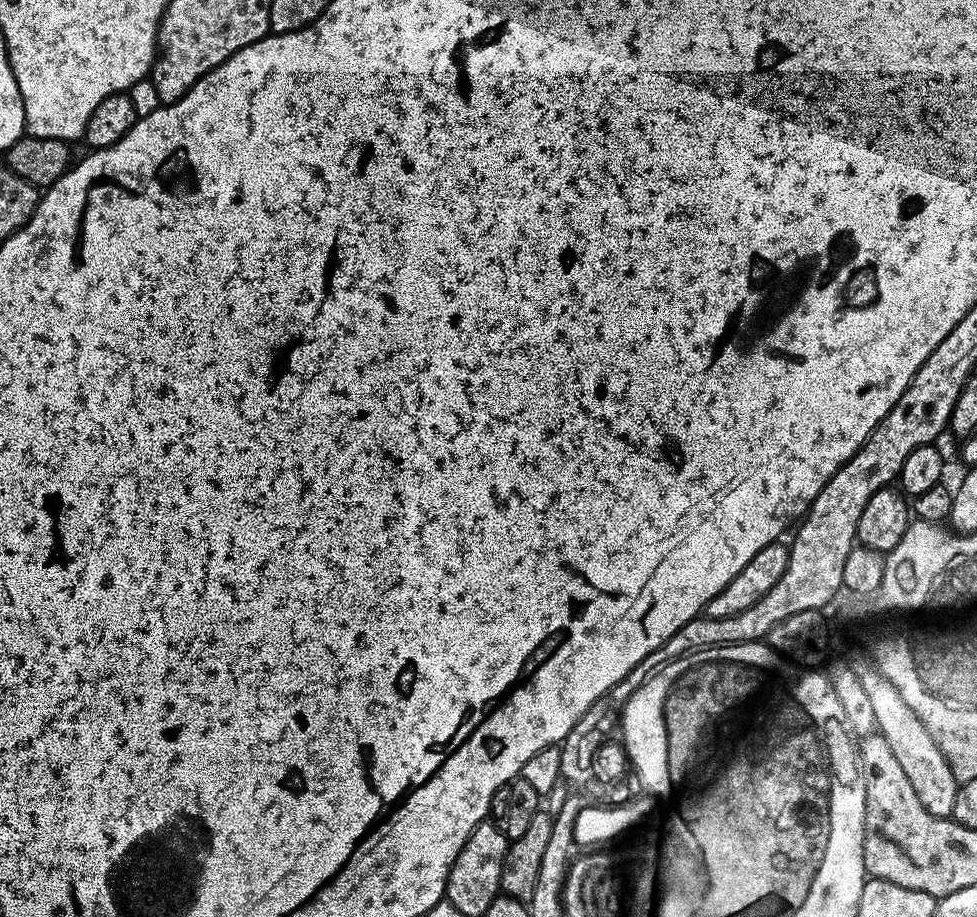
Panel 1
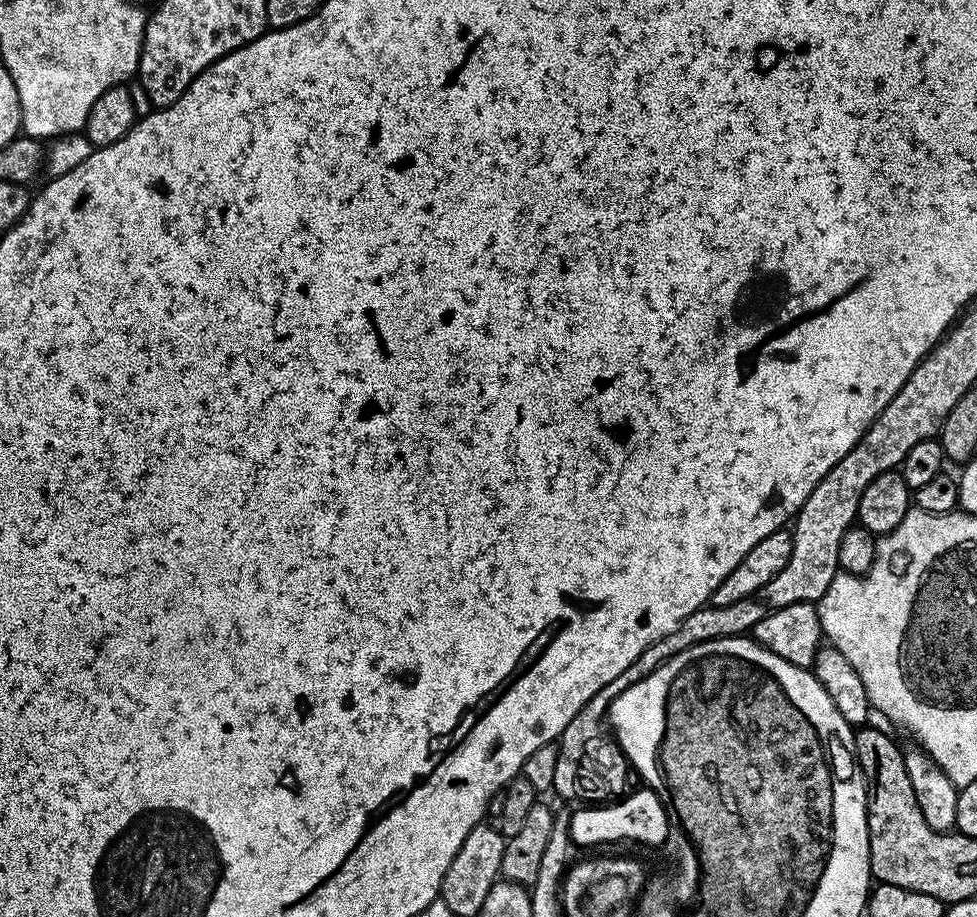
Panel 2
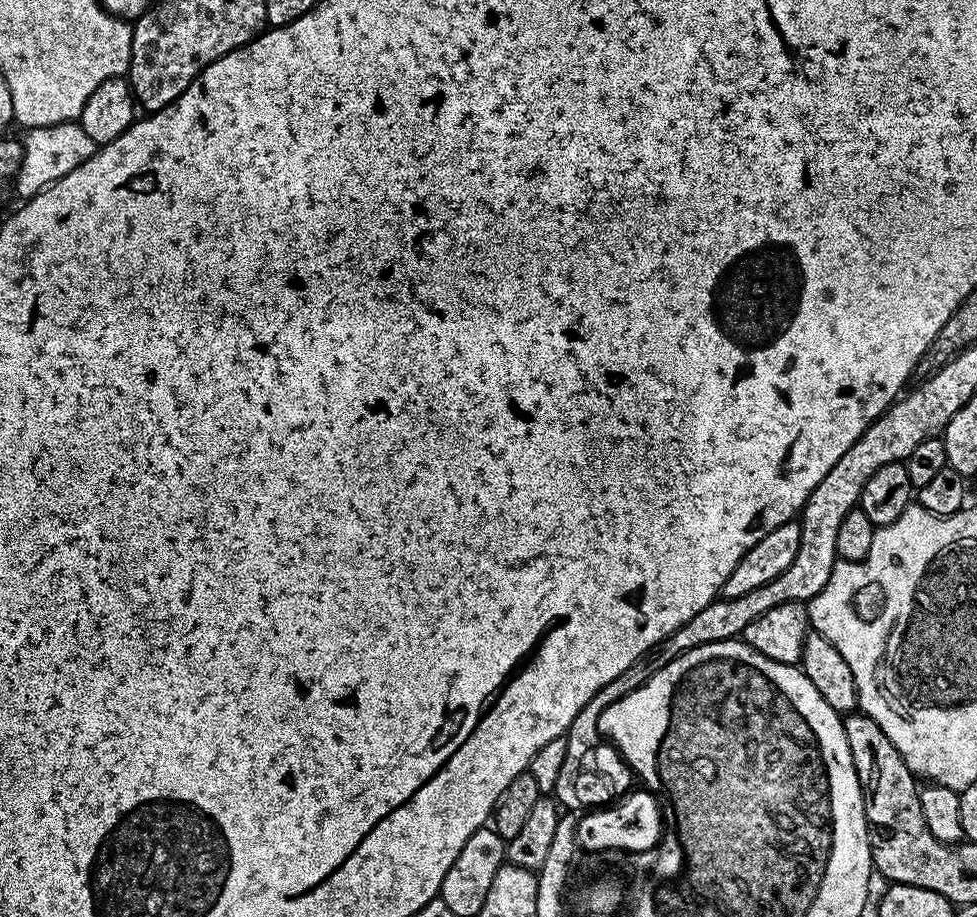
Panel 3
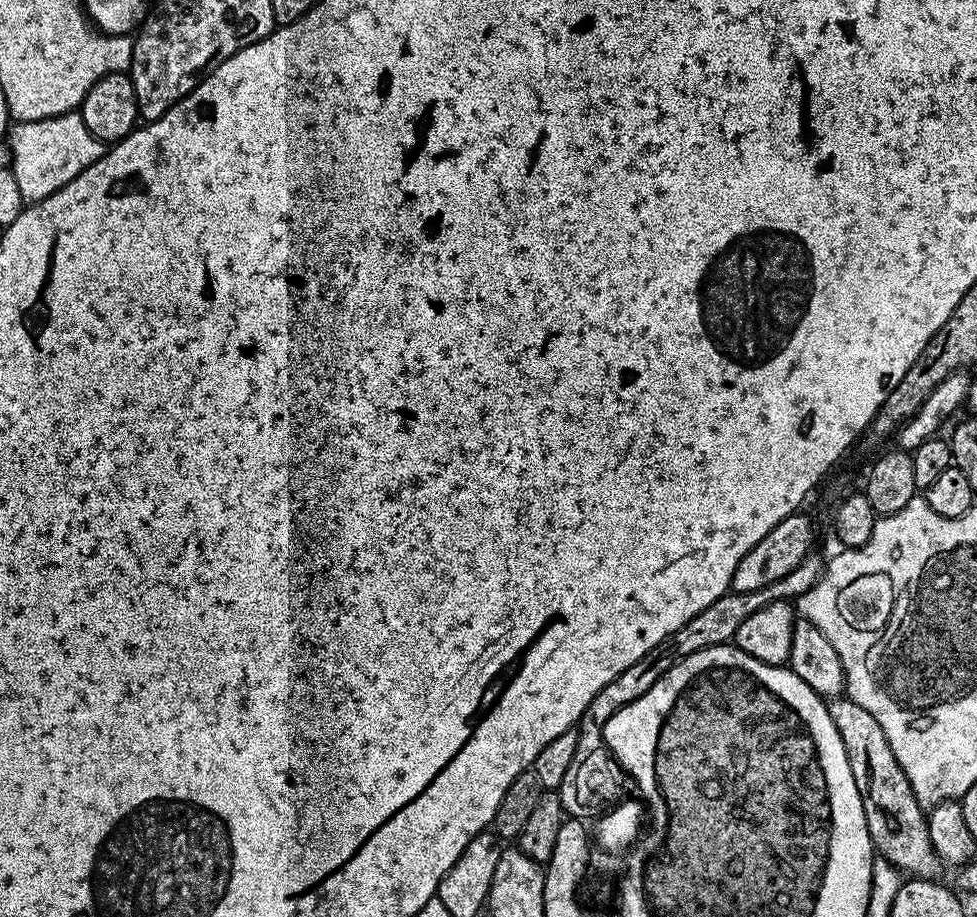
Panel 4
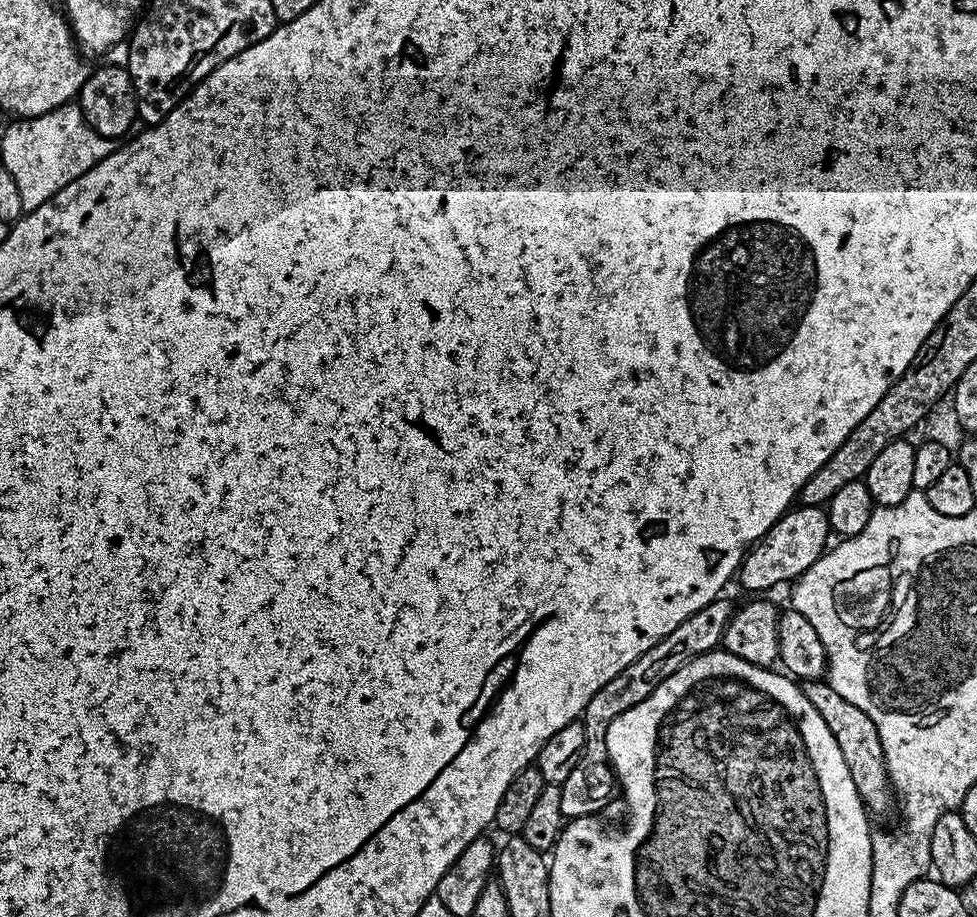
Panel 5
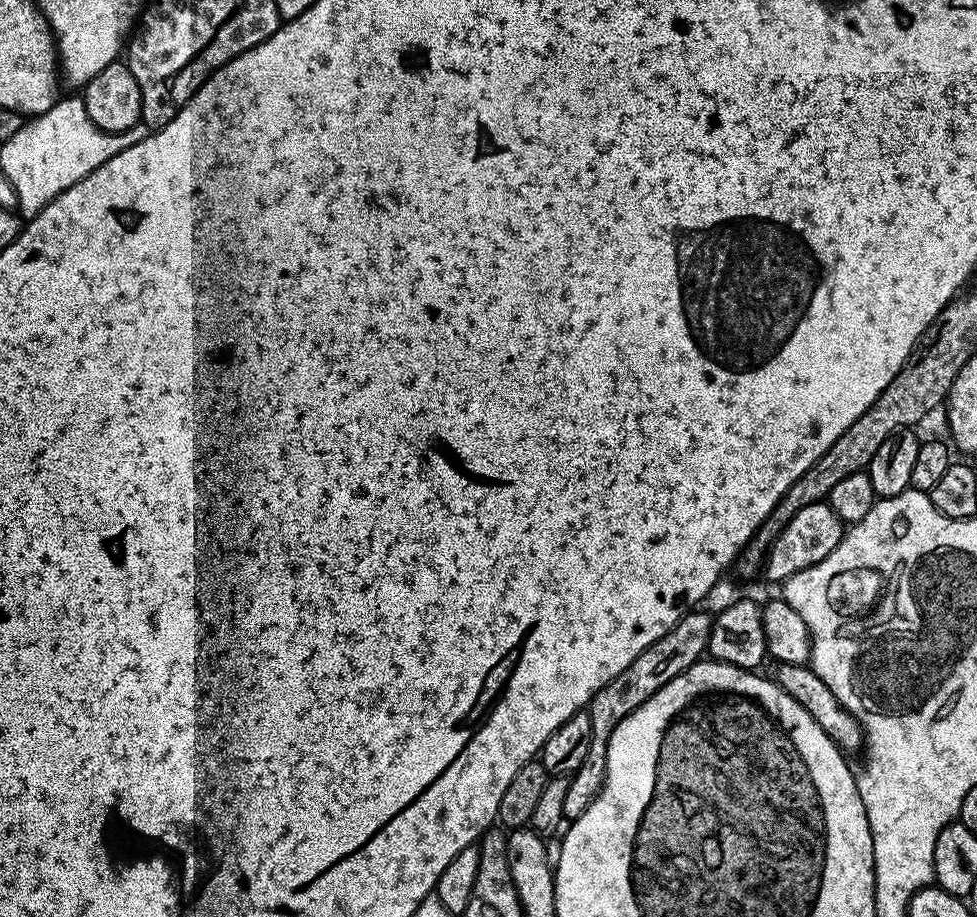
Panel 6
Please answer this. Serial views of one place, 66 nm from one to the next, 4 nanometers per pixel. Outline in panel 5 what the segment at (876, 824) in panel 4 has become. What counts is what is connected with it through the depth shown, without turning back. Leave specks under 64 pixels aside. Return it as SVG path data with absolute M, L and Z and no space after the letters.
M827 679L809 680L803 685L803 689L806 698L810 698L810 706L814 706L814 710L822 714L822 722L830 726L830 734L834 734L838 750L842 750L842 758L846 758L846 770L850 770L850 778L854 778L854 786L865 809L873 817L886 815L894 808L894 789L886 770L882 738L878 738L878 726L874 726L874 722L870 722L870 717L864 711L858 710L858 706L846 702L846 698L838 694L838 690L828 685Z

